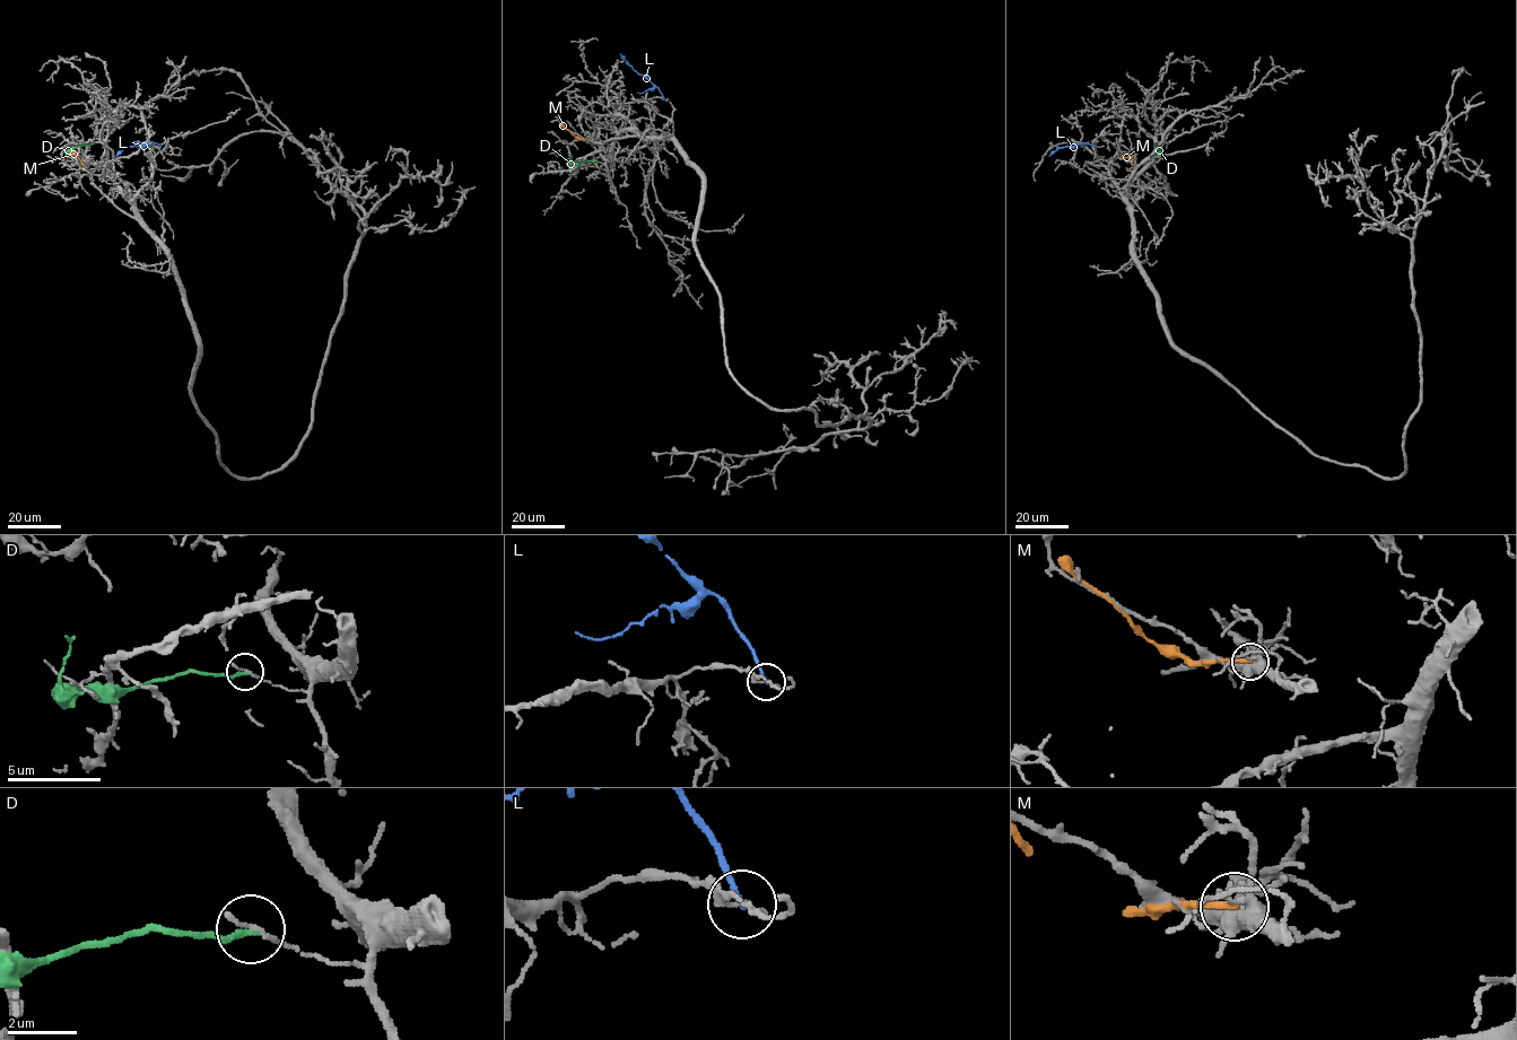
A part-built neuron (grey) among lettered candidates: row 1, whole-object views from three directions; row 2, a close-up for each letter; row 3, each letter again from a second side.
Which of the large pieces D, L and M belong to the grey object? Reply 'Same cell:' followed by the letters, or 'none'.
Same cell: none

